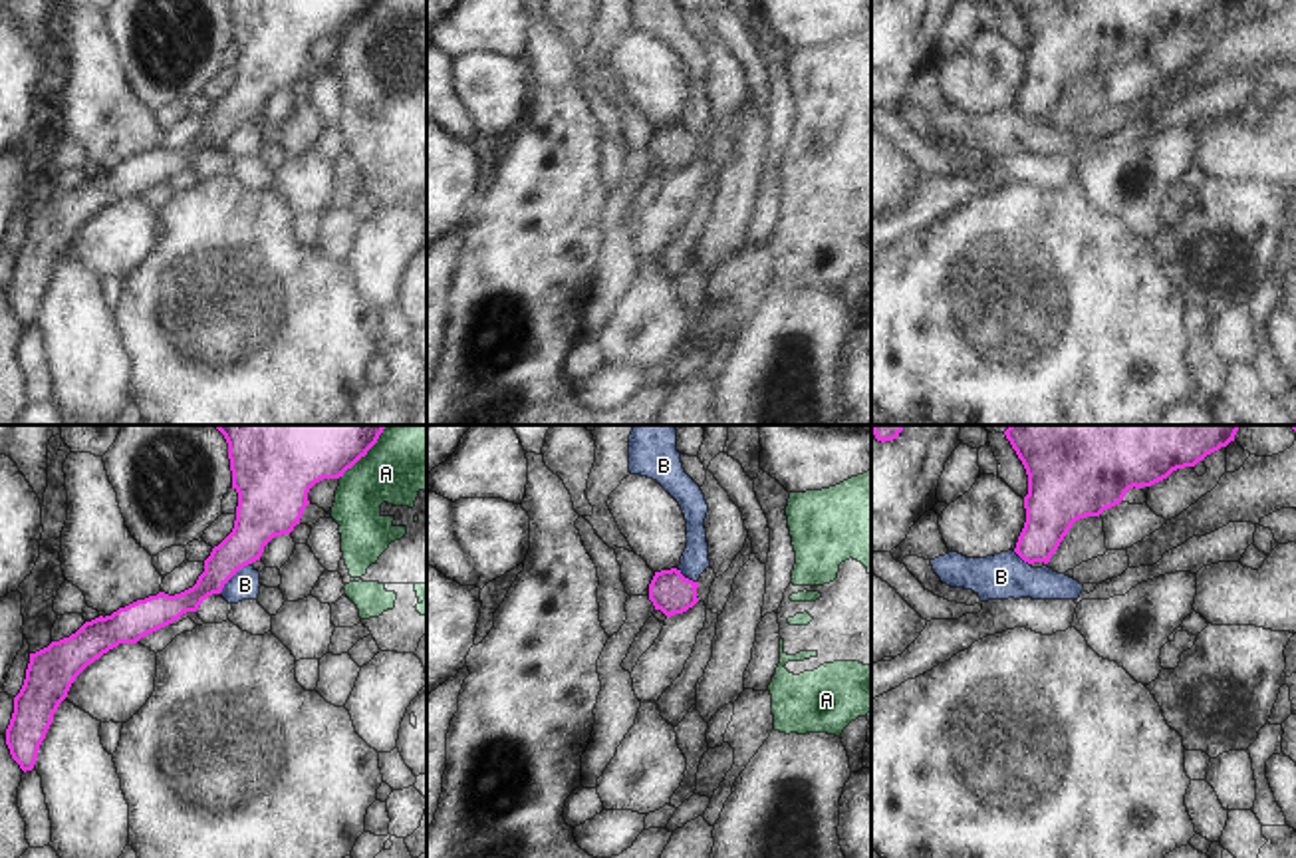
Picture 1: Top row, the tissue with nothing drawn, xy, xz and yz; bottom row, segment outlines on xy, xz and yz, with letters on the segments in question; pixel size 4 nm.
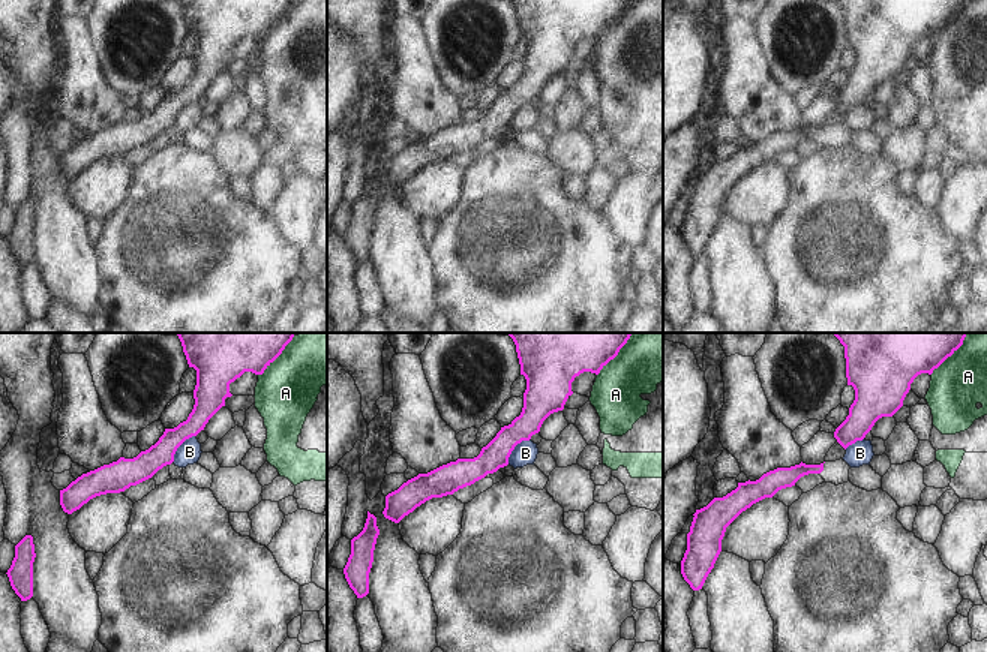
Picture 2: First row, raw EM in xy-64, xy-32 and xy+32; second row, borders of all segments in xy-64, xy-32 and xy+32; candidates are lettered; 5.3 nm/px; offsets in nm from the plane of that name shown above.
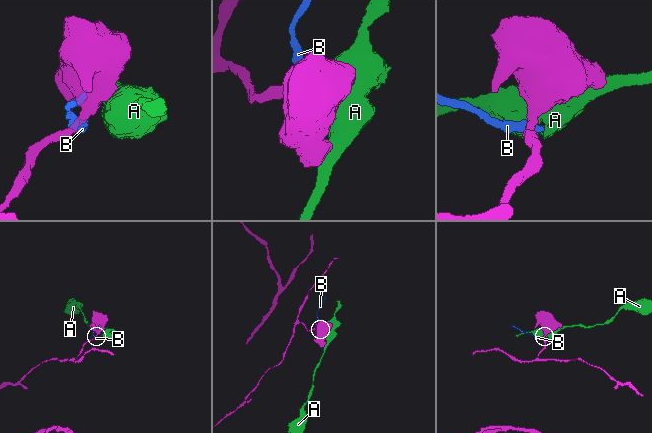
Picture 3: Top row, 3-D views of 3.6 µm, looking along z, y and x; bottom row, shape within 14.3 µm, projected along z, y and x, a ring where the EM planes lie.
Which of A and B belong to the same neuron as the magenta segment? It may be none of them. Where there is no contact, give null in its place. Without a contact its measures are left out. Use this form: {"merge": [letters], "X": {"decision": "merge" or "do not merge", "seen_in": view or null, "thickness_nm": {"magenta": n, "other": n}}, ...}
{"merge": [], "A": {"decision": "do not merge", "seen_in": "xy", "thickness_nm": {"magenta": 190, "other": 240}}, "B": {"decision": "do not merge", "seen_in": "xy", "thickness_nm": {"magenta": 190, "other": 120}}}

